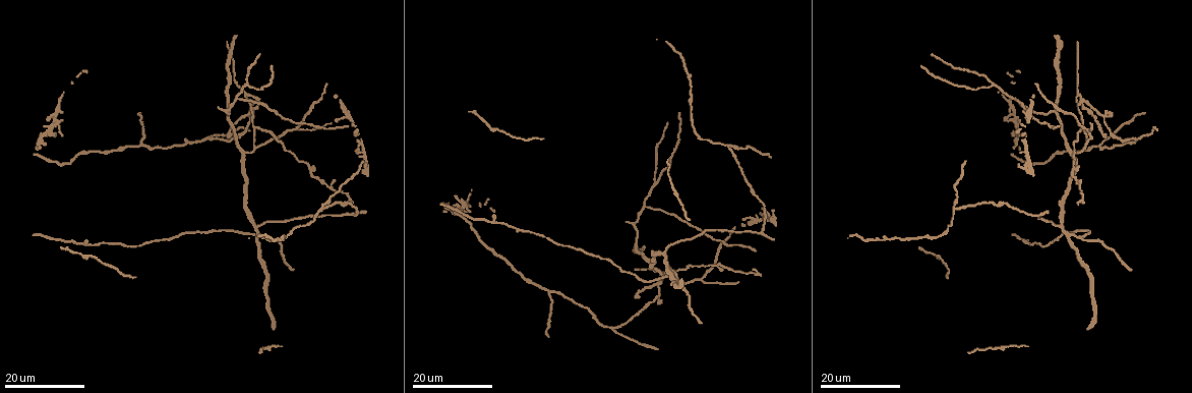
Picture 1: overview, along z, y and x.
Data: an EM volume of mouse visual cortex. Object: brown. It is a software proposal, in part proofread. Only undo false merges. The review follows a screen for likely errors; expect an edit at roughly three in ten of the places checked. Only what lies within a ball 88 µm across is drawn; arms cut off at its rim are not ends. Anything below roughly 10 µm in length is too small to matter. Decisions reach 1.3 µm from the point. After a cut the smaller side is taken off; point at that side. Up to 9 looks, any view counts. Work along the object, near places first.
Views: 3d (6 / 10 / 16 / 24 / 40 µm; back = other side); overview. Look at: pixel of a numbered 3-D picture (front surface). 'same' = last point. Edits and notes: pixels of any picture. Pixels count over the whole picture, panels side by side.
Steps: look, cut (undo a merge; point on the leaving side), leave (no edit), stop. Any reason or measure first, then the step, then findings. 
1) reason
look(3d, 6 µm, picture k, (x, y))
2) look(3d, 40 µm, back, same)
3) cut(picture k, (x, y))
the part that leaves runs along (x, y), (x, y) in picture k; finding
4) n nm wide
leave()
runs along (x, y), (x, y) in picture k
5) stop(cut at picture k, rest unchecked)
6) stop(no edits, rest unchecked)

a fork
look(3d, 16 µm, picture 1, (495, 223))

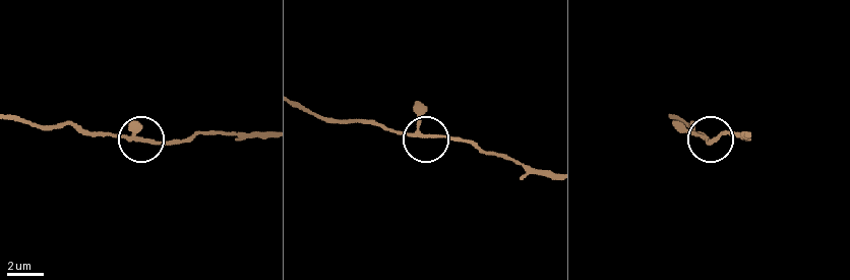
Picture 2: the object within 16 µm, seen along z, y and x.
look(3d, 6 µm, picture 2, (131, 138))

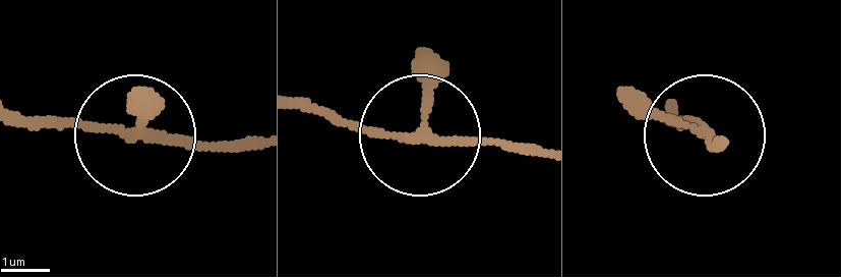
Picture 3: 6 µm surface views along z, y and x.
side arm 16 µm
leave()
runs along (257, 146), (161, 146), (14, 121) in picture 3; all the same neuron

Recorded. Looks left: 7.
arms part here
look(3d, 16 µm, picture 1, (644, 206))

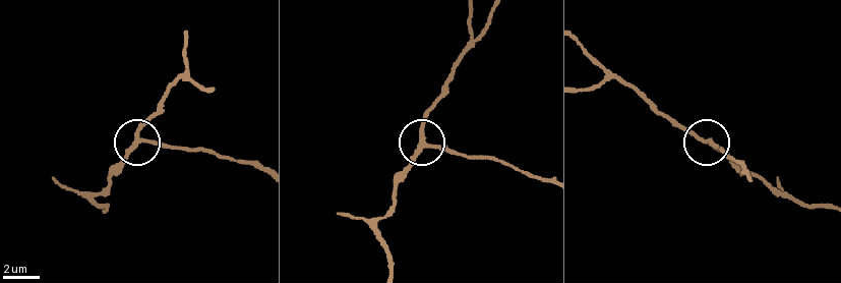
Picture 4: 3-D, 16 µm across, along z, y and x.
zoom in
look(3d, 10 µm, picture 4, (142, 141))

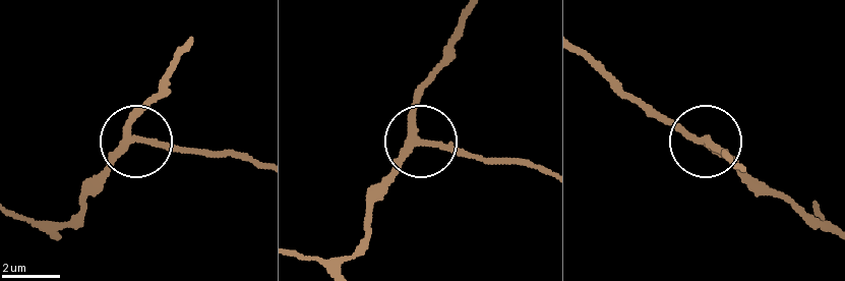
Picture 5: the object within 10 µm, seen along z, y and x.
220 nm wide
leave()
runs along (57, 235), (83, 188), (134, 141), (132, 113) in picture 5; all the same neuron

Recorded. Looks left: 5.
a fork
look(3d, 24 µm, picture 1, (252, 126))

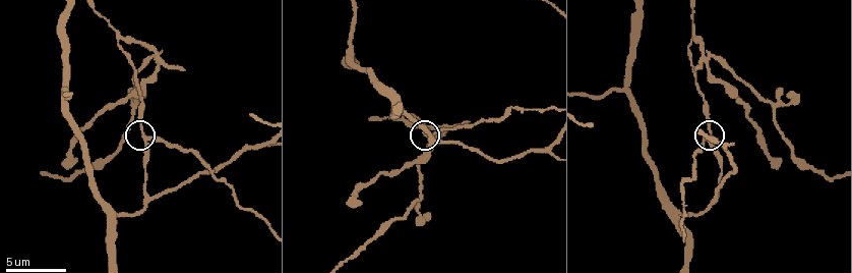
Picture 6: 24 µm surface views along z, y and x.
look(3d, 10 µm, picture 6, (145, 134))

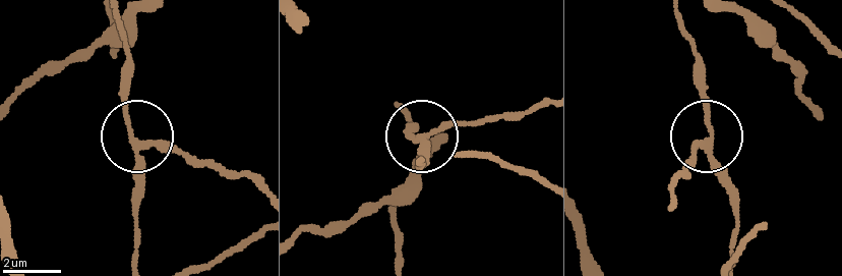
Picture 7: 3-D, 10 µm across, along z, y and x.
look(3d, 6 µm, picture 7, (133, 135))

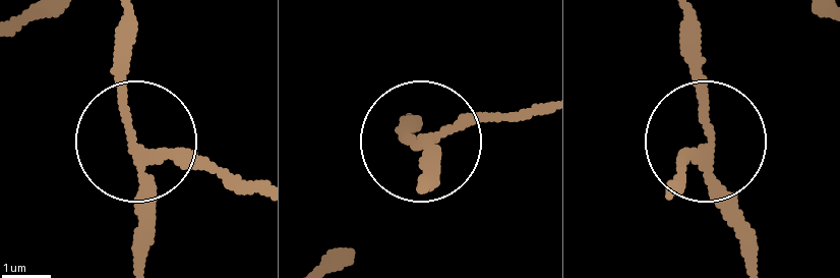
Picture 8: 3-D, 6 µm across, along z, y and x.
160 nm wide
cut(picture 8, (226, 169))
the part that leaves runs along (166, 160), (258, 184) in picture 8; two neurons meet here

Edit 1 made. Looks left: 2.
stop(cut at picture 8, rest unchecked)

